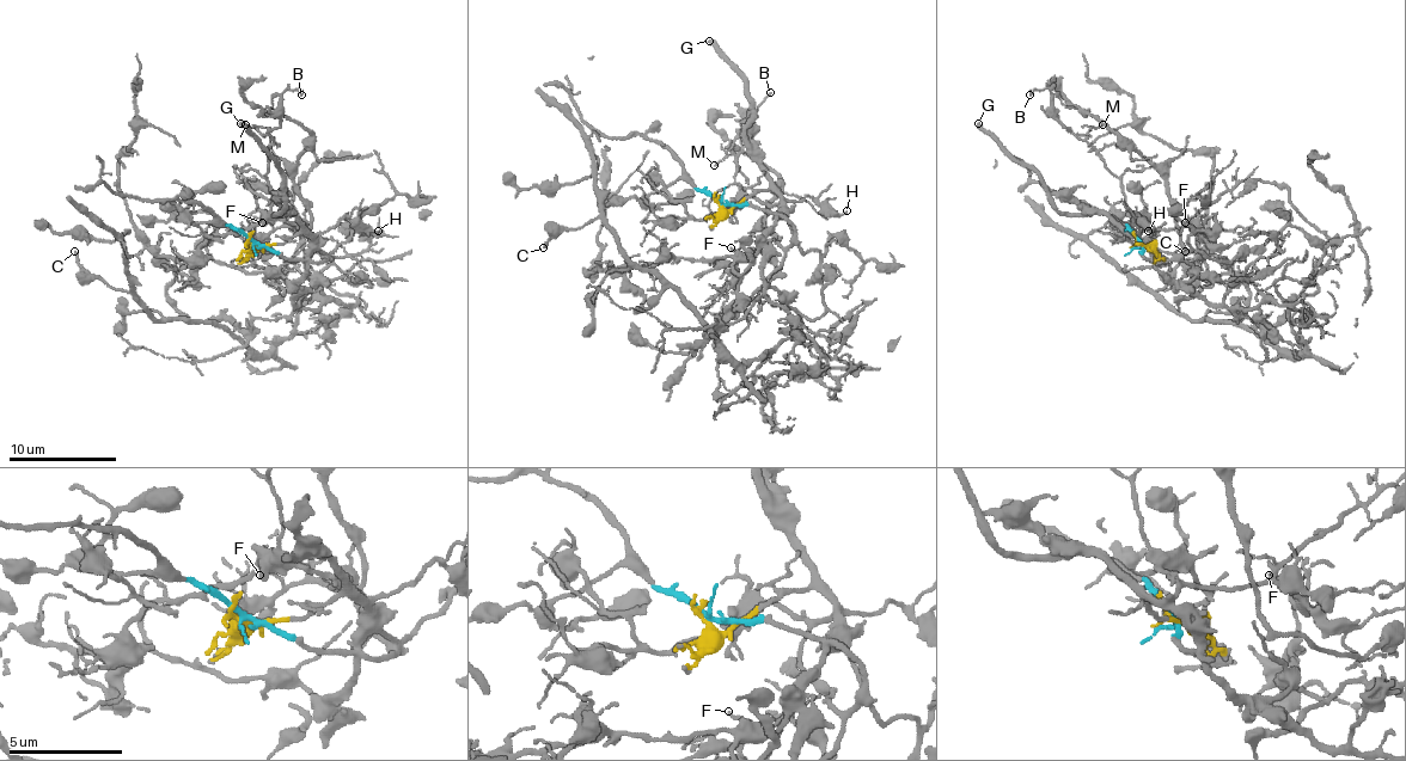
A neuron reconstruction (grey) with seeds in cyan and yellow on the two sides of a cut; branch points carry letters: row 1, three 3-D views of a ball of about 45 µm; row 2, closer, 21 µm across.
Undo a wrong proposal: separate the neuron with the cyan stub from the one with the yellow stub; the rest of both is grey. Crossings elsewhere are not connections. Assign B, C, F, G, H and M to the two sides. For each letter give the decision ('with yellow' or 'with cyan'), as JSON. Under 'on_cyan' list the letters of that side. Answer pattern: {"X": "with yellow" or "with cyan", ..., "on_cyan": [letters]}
{"B": "with yellow", "C": "with cyan", "F": "with yellow", "G": "with yellow", "H": "with yellow", "M": "with yellow", "on_cyan": ["C"]}

